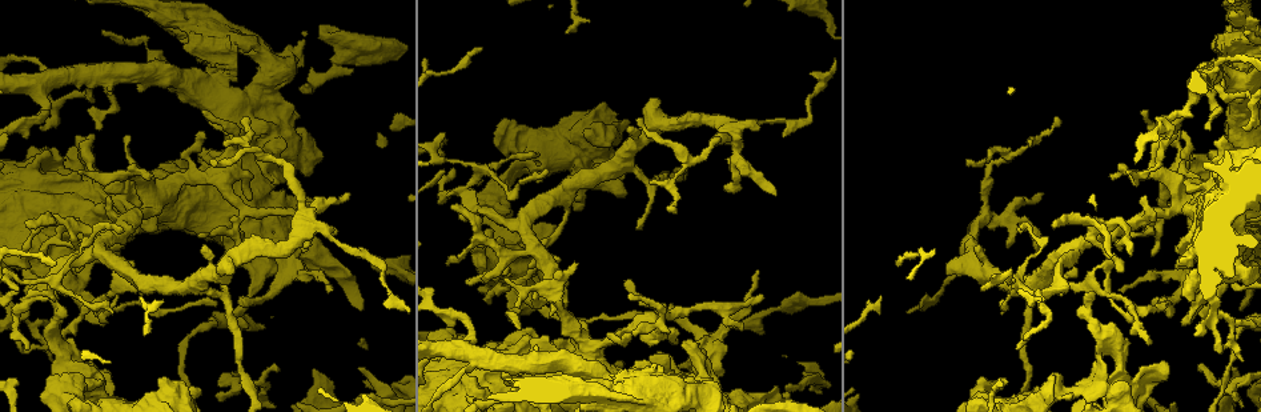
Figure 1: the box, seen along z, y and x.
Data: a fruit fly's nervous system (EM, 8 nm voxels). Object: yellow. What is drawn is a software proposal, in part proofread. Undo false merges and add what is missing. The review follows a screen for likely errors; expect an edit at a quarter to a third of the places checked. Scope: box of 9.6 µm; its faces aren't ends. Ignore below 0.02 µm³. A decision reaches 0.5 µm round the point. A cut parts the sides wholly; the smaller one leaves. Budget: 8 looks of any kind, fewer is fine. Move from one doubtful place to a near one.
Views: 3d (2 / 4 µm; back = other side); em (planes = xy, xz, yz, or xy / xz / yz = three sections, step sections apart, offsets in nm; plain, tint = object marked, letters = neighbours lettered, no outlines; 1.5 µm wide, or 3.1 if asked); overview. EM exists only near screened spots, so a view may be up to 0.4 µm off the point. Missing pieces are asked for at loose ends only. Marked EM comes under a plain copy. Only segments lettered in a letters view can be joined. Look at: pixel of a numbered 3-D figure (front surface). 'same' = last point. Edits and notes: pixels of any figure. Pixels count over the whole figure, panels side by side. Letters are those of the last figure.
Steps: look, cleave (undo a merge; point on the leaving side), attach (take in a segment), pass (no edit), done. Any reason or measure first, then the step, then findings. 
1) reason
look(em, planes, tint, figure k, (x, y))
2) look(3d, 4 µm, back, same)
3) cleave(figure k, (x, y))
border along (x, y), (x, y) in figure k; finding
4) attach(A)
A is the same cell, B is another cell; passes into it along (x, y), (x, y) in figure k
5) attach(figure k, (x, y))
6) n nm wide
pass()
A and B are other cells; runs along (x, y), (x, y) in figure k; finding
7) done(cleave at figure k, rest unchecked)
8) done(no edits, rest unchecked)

stops while still wide
look(em, yz, step 8, letters, figure 1, (625, 195))

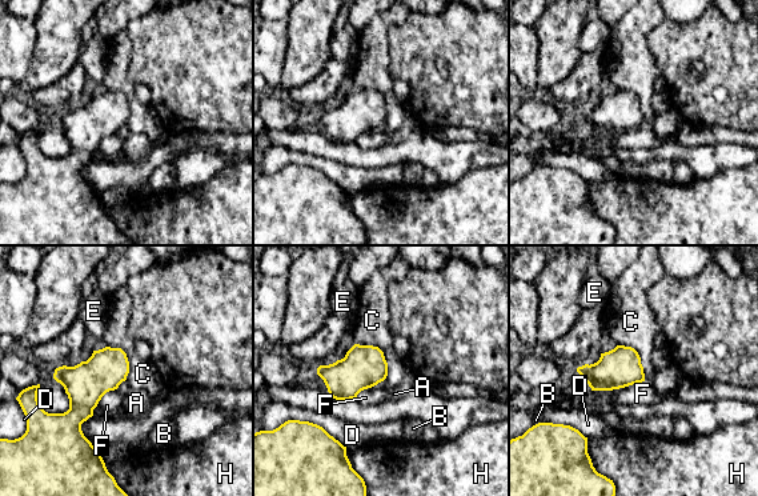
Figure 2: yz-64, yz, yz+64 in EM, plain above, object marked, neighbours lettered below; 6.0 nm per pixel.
look(em, planes, letters, same)

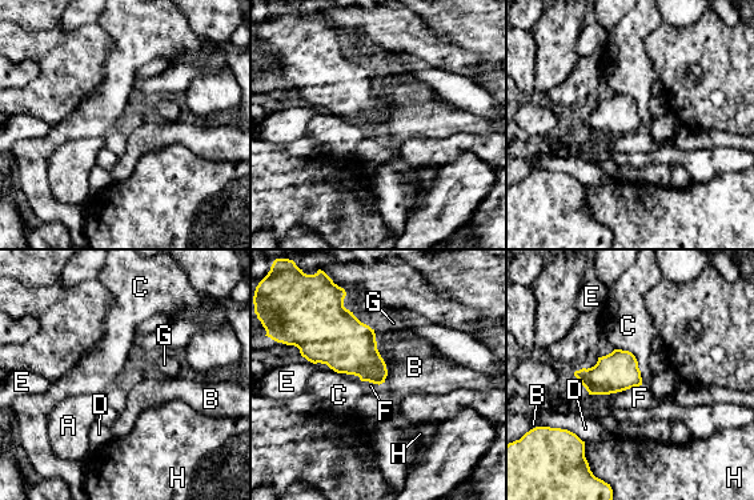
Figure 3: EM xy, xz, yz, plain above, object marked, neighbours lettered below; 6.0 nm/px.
B touches over 320 nm
pass()
A, B, C, D, E, F, G and H are other cells; border along (616, 348), (634, 356), (642, 384) in figure 3; no lettered segment goes on from it

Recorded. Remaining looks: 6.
arms part here
look(3d, 4 µm, figure 1, (492, 194))

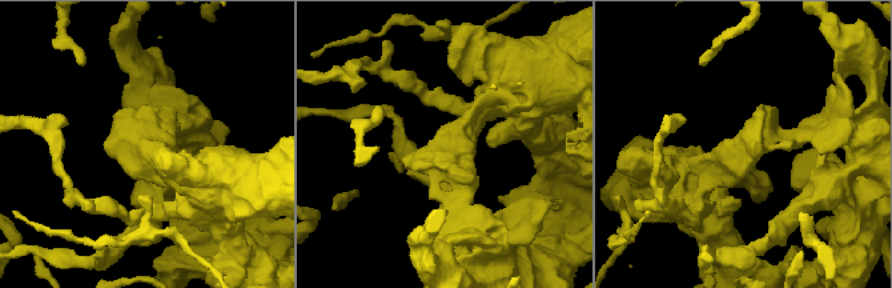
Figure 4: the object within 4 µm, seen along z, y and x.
look(em, planes, letters, figure 4, (449, 147))

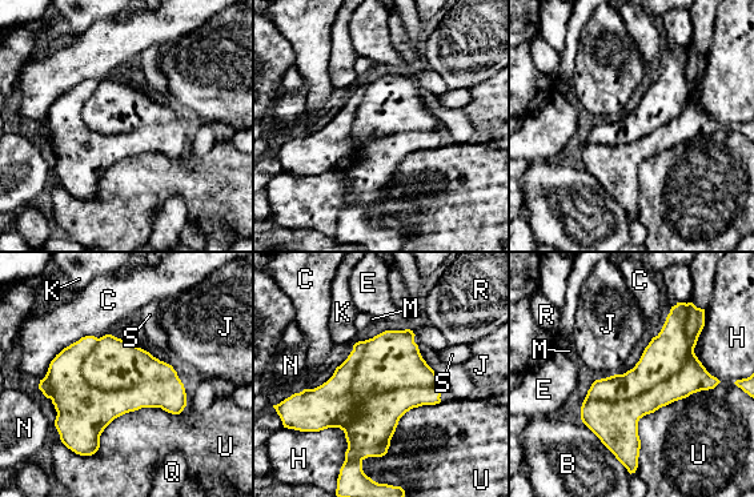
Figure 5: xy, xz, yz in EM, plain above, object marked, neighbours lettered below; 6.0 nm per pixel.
pass()
B, C, E, H, J, K, M, N, Q, R, S and U are other cells; border along (187, 404), (61, 443) in figure 5; continuous, no second neuron

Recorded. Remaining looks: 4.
sudden change in width
look(em, xy, step 8, tint, figure 1, (524, 375))

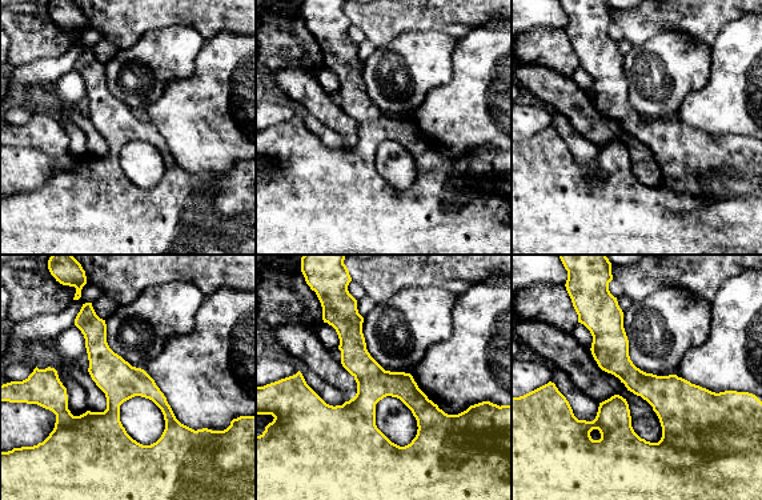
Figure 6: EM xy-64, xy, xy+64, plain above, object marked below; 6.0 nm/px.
look(em, yz, step 4, letters, same)

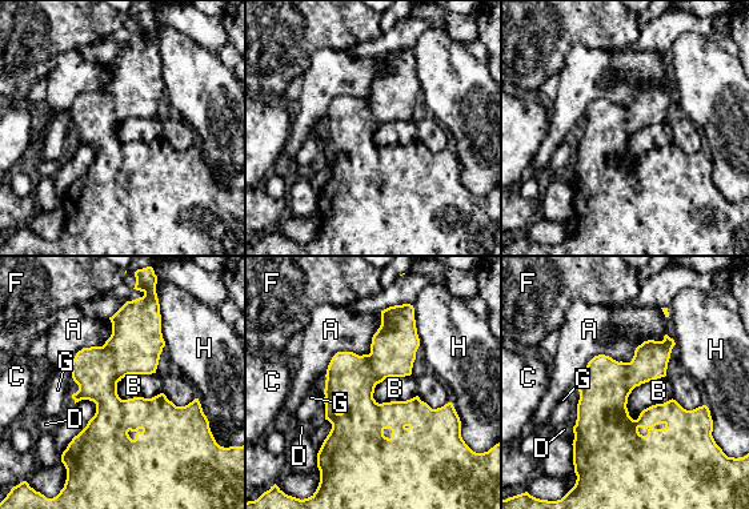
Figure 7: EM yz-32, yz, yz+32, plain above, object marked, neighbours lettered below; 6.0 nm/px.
pass()
A, B, C, D, F, G and H are other cells; continuous, no second neuron

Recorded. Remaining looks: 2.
done(no edits, rest unchecked)

